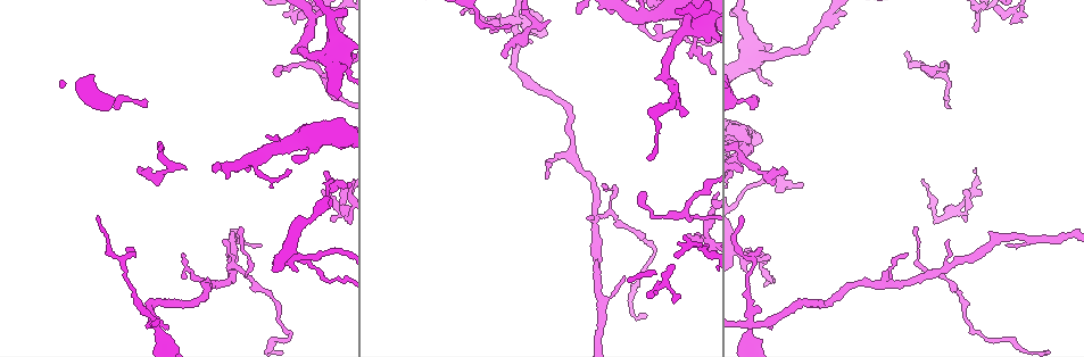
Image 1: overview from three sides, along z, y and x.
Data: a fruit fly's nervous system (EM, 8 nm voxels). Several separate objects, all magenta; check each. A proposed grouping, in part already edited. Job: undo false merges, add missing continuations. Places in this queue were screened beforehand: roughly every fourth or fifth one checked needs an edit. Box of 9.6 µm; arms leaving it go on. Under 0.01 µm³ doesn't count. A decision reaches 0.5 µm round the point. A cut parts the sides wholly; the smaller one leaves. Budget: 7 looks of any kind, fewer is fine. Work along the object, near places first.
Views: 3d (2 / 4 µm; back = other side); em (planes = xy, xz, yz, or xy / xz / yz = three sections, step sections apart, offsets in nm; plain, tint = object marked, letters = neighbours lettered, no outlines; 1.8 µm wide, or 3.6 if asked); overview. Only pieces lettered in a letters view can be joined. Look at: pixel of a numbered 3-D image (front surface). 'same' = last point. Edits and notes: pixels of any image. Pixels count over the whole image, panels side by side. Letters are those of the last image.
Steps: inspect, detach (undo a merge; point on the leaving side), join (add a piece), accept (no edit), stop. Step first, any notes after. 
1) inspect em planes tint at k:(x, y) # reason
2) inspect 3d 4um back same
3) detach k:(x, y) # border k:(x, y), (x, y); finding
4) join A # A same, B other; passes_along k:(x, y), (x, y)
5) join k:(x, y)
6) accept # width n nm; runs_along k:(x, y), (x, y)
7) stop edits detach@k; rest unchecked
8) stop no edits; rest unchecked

inspect em xy step 4 tint at 1:(579, 11) # free end

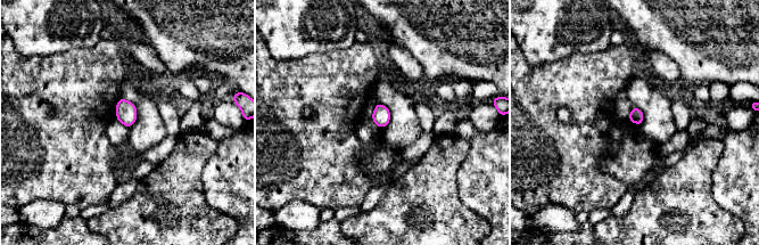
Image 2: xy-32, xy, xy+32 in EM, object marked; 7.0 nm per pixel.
inspect em xy step 4 letters same

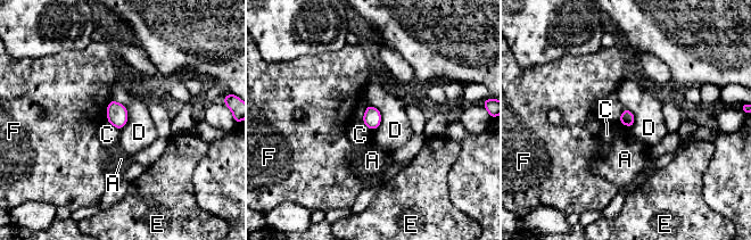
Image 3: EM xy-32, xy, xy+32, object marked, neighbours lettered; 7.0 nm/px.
accept # A other, C other, D other, E other, F other; border 3:(110, 99), (126, 109), (121, 130); none of them fits

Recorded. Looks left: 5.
inspect 3d 4um at 1:(945, 266) # abrupt turn

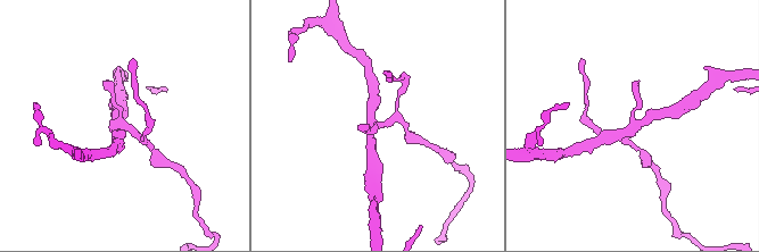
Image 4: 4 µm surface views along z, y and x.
inspect em xz step 16 tint at 4:(633, 127)

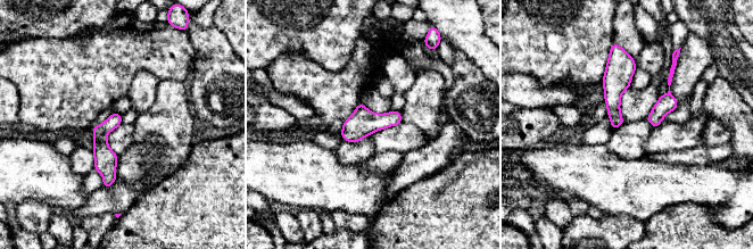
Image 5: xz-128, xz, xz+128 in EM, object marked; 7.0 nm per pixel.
inspect em planes letters same

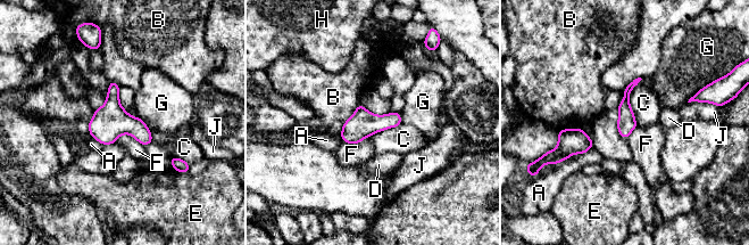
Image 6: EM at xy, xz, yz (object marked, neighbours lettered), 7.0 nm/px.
accept # A other, B other, C other, D other, E other, F other, G other, H other, J other; border 6:(115, 140), (130, 133), (144, 146); continuous, no second neuron

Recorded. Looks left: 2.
stop no edits; rest unchecked

